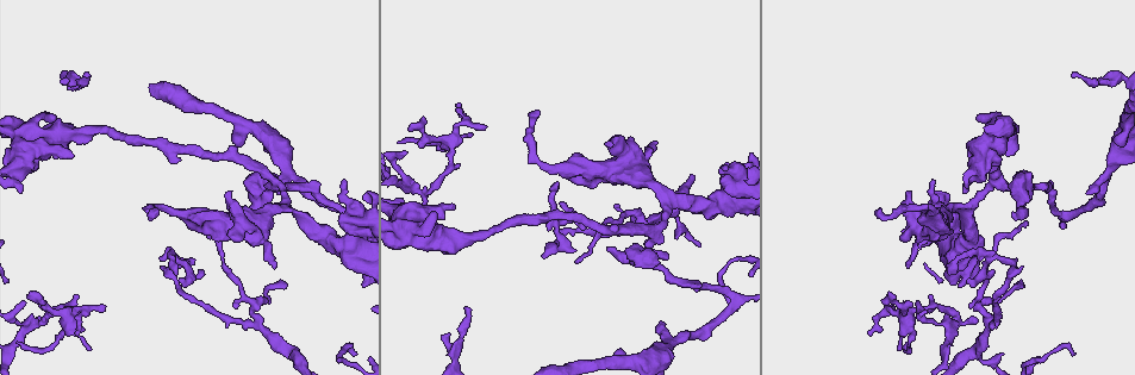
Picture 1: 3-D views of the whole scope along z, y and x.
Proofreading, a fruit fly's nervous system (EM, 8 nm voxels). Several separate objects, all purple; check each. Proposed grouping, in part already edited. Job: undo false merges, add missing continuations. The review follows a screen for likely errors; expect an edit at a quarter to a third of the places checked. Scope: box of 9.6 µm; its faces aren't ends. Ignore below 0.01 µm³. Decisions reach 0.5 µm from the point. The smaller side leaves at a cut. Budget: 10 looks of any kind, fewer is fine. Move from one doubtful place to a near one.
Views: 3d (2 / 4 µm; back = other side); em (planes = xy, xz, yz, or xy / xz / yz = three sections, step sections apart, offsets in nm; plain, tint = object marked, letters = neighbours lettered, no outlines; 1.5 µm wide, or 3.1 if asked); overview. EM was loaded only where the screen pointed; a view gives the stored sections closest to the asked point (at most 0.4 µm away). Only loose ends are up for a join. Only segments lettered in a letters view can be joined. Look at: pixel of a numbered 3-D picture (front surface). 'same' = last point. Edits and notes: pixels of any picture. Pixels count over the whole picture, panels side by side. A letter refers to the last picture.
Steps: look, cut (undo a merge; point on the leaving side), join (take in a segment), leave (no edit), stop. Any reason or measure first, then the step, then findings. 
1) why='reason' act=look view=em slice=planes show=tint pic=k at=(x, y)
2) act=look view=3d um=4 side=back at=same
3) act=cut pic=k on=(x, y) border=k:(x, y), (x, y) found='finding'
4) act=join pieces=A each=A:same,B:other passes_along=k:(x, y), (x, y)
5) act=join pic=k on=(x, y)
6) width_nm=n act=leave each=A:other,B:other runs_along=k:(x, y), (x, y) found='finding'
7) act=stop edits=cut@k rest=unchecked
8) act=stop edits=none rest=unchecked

act=look view=em slice=xz step=8 show=tint pic=1 at=(207, 229)

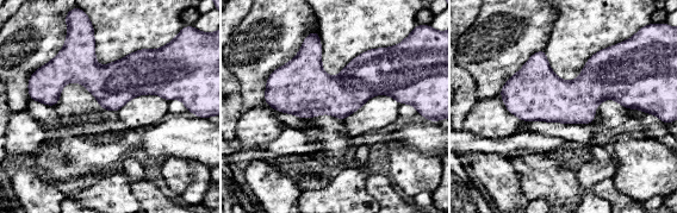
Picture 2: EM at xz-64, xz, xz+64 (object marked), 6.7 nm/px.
act=look view=em slice=planes show=tint at=same

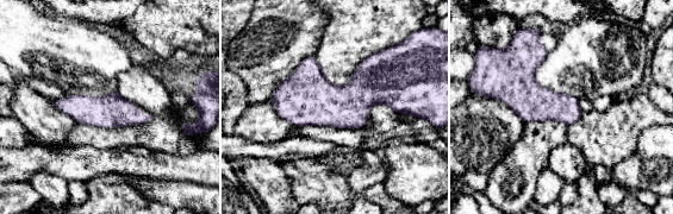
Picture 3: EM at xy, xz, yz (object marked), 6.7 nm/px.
act=look view=em slice=planes show=letters at=same

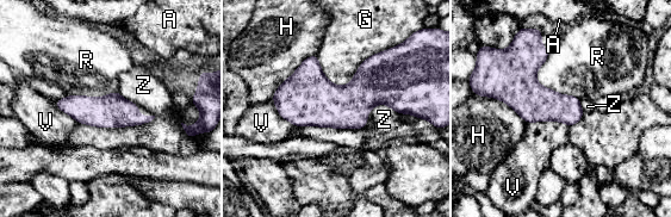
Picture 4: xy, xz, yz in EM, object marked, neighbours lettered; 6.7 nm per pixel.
act=leave each=A:other,G:other,H:other,R:other,V:other,Z:other border=4:(367, 125), (362, 128), (298, 126) found='none of them fits'

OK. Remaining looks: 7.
why='an open end' act=look view=em slice=xz step=8 show=tint pic=1 at=(278, 194)

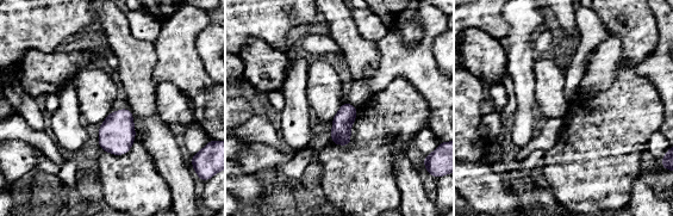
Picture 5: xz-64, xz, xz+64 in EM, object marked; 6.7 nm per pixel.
act=look view=em slice=planes show=letters at=same

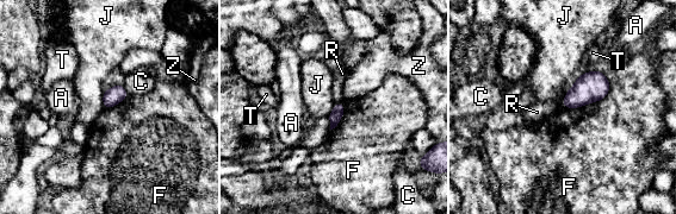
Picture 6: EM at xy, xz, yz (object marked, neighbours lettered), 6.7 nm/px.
act=leave each=A:other,C:other,F:other,J:other,R:other,T:other,Z:other border=6:(609, 82), (600, 100), (565, 108) found='no lettered segment goes on from it'

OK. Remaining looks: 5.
why='abrupt turn' act=look view=em slice=xz step=8 show=tint pic=1 at=(1063, 213)

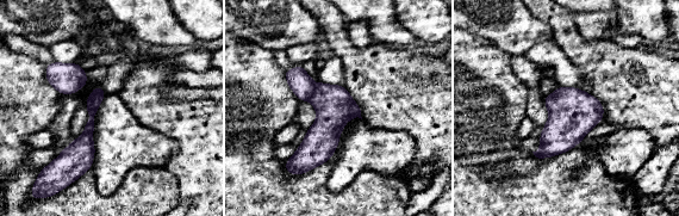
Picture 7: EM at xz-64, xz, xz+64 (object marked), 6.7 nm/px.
act=look view=em slice=xy step=8 show=letters at=same

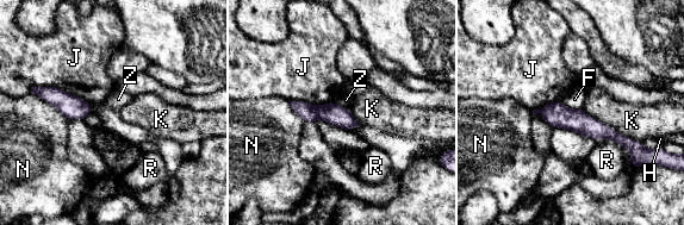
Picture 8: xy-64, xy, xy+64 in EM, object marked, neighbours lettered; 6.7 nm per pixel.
act=cut pic=8 on=(333, 113) each=F:other,H:other,J:other,K:other,N:other,R:other,Z:other found='a second neuron is stuck on'

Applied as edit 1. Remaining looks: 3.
why='branch stops here' act=look view=3d um=2 pic=1 at=(1072, 356)

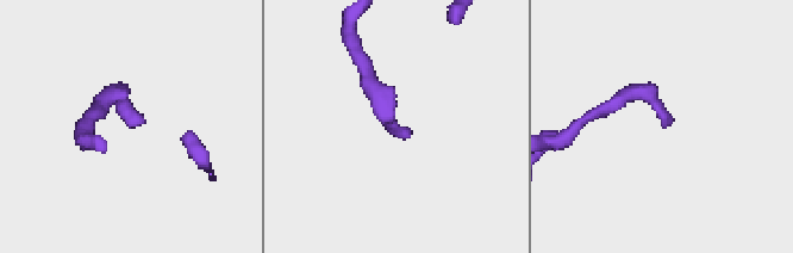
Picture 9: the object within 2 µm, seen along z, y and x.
act=look view=em slice=yz step=8 show=tint pic=9 at=(406, 131)

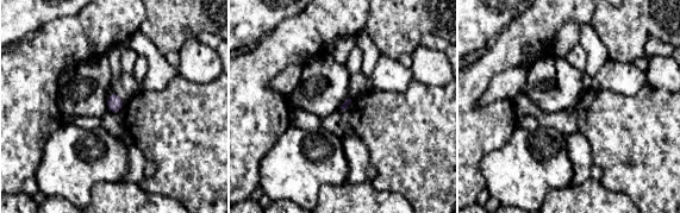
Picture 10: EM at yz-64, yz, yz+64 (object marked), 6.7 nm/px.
act=look view=em slice=planes show=letters at=same

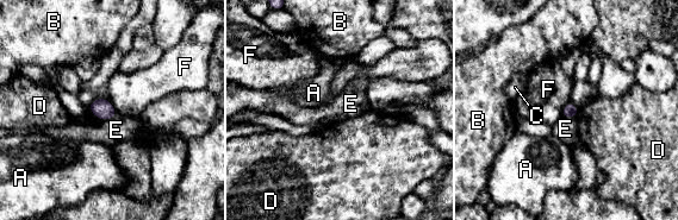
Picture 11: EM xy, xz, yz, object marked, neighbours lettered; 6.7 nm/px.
act=leave each=A:other,B:other,C:other,D:other,E:other,F:other border=11:(570, 101), (564, 107), (561, 115) found='no lettered segment goes on from it'

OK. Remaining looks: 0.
act=stop edits=cut@8 rest=unchecked

